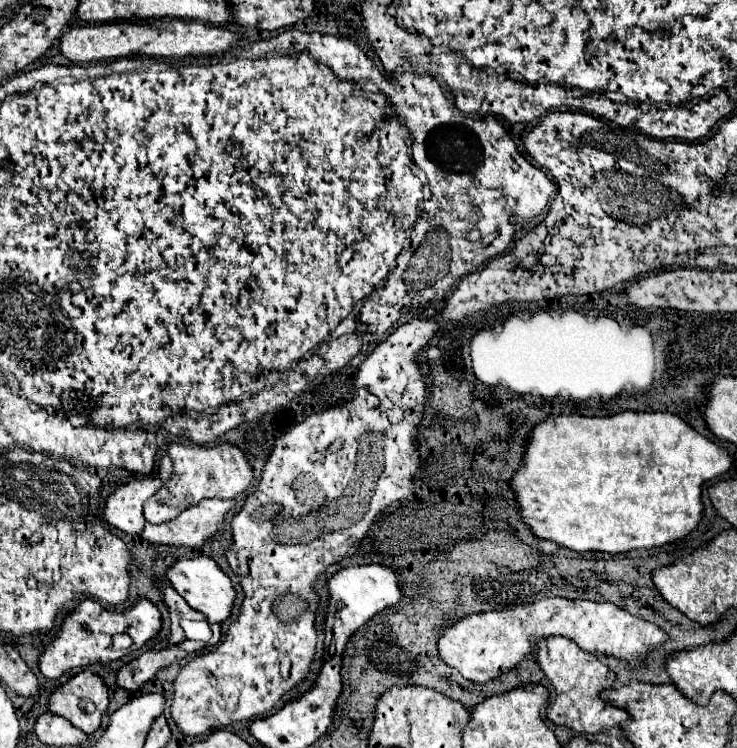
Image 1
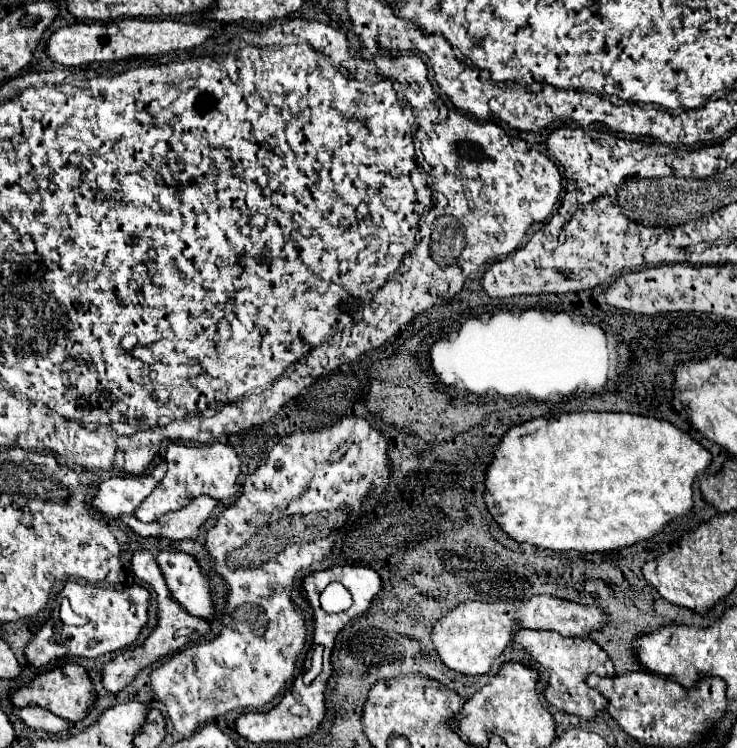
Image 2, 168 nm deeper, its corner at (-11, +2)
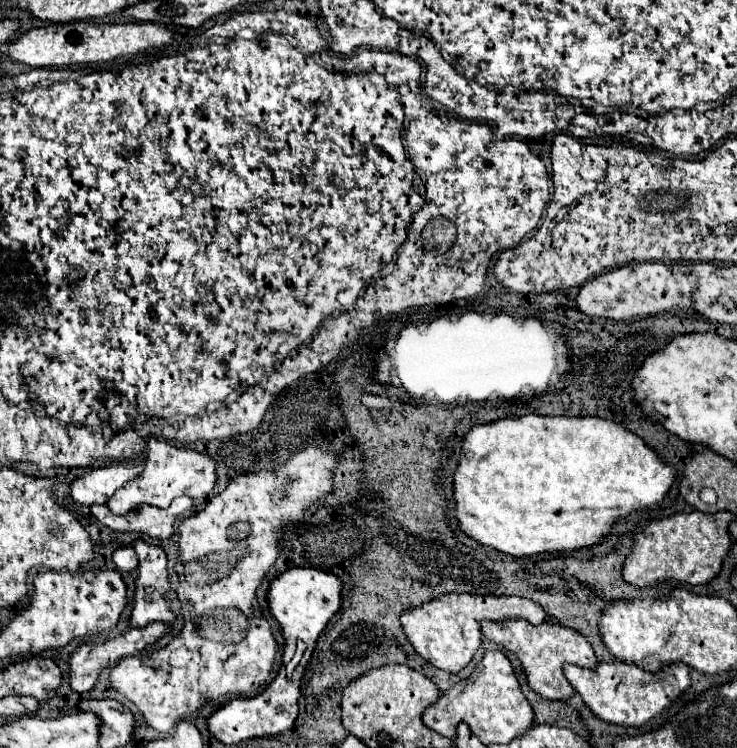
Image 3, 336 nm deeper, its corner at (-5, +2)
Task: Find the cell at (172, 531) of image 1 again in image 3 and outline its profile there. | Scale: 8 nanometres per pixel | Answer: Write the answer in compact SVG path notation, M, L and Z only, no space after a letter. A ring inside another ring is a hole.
M175 498L171 502L169 508L161 510L161 508L153 508L153 506L141 506L129 514L117 516L113 514L107 506L91 506L91 512L97 516L99 522L103 522L105 526L109 526L111 530L117 532L137 532L137 534L145 534L151 538L171 538L177 526L179 516L189 514L193 508L193 500L191 498Z

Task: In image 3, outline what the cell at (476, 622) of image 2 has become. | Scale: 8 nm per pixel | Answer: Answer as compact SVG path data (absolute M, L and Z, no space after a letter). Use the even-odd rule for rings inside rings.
M445 594L439 596L427 604L423 604L417 610L405 612L401 616L403 630L413 644L413 648L435 668L441 668L445 672L459 672L465 668L473 656L477 654L483 634L481 634L481 622L483 620L505 620L505 618L521 618L531 624L543 624L549 622L549 614L545 614L545 608L539 602L533 602L529 598L519 596L475 596L475 594Z

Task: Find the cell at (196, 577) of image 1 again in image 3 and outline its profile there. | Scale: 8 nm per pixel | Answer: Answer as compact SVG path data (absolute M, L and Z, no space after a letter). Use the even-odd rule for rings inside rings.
M137 540L133 544L137 556L139 556L139 568L137 568L137 580L135 580L135 606L133 606L133 616L131 616L131 626L145 626L149 622L173 622L175 614L169 608L169 558L159 546L151 546L143 540Z

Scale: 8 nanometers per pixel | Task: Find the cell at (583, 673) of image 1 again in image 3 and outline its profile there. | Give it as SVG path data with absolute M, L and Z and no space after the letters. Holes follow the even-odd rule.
M499 620L499 622L483 622L481 628L483 628L485 638L489 638L489 640L497 642L499 646L517 654L517 658L525 666L531 690L535 690L537 694L541 694L547 700L567 700L567 698L575 696L573 686L567 682L567 678L563 674L563 664L577 664L583 668L597 666L595 652L591 648L591 644L587 642L587 638L557 622L533 626L525 620Z

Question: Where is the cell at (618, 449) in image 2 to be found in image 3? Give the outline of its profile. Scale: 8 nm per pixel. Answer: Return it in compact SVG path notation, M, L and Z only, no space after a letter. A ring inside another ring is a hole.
M537 414L503 418L475 426L463 440L463 456L455 470L455 516L467 536L511 556L571 552L603 542L627 514L659 506L675 478L677 470L657 450L613 420Z

